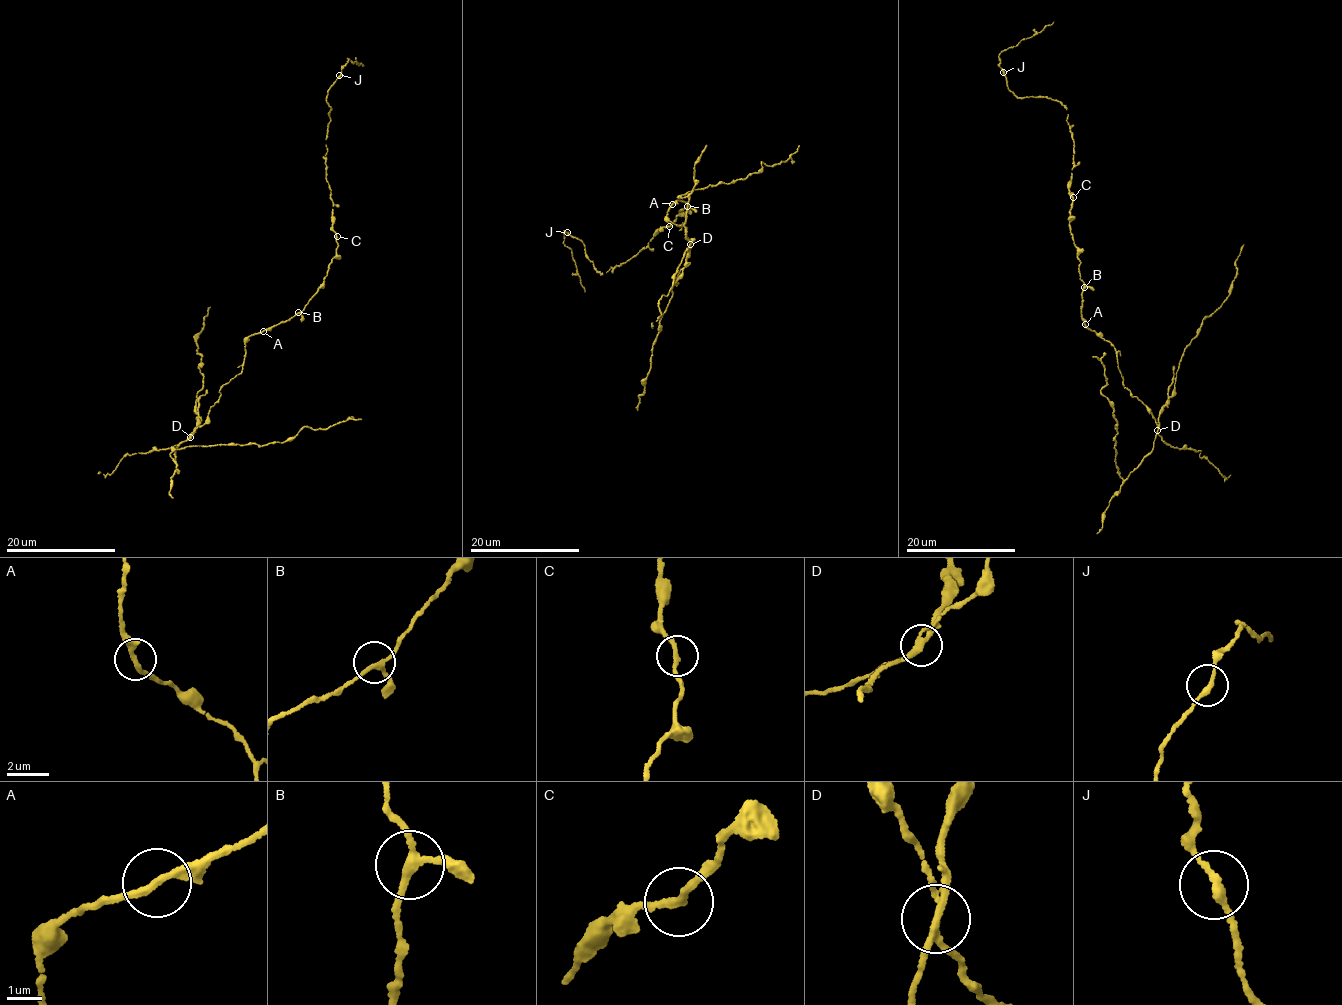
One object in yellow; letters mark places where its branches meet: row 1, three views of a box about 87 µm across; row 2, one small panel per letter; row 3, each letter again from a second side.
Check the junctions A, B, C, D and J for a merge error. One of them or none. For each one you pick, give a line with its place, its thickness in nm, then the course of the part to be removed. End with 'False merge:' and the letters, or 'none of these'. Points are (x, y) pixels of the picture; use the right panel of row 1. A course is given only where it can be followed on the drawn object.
D: (1157, 430) | 200 nm | (1157, 431), (1153, 449), (1140, 466), (1120, 477), (1118, 432), (1101, 390), (1108, 382), (1103, 365), (1092, 356)
False merge: D

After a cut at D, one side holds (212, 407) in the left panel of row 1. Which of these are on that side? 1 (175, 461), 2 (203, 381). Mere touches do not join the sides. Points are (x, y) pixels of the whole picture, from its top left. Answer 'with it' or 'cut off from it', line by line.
1: cut off from it
2: cut off from it

